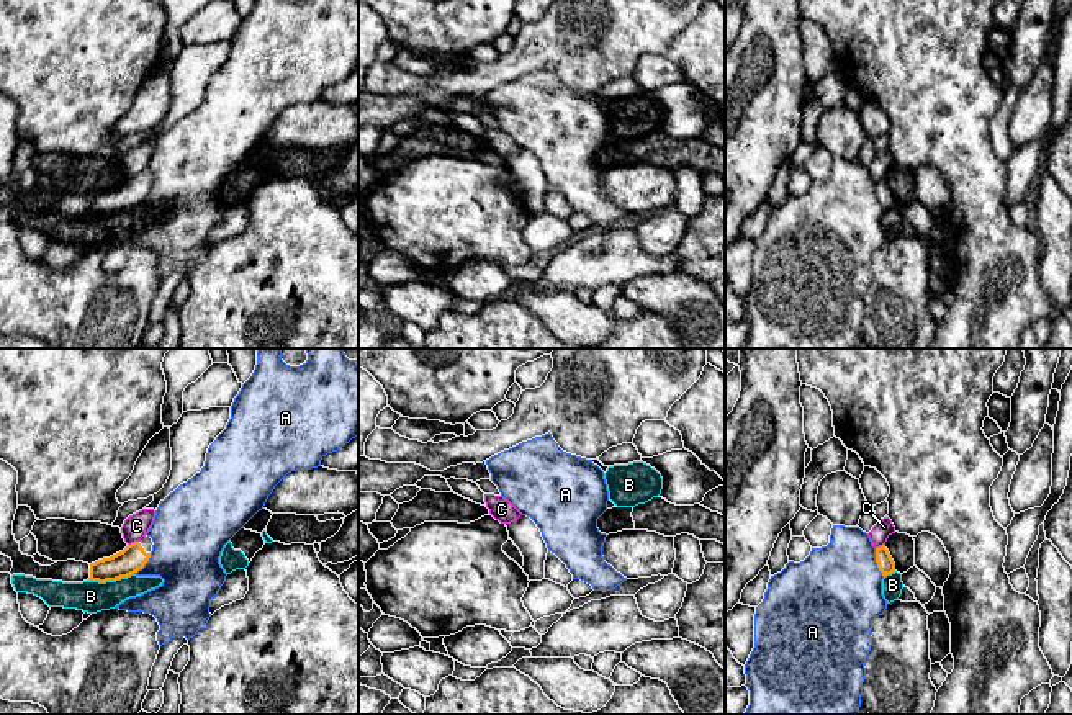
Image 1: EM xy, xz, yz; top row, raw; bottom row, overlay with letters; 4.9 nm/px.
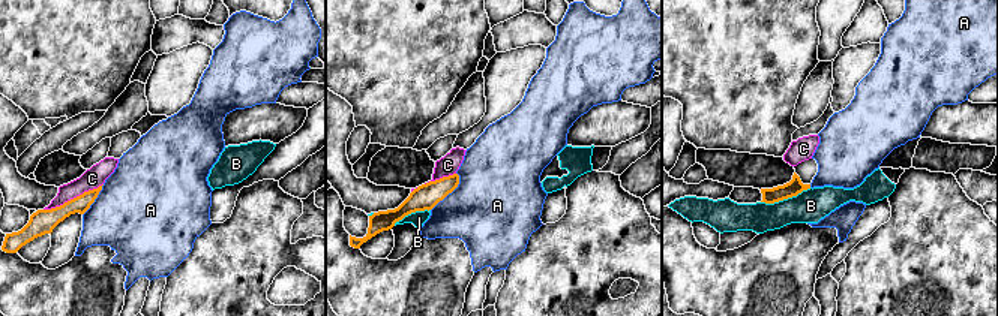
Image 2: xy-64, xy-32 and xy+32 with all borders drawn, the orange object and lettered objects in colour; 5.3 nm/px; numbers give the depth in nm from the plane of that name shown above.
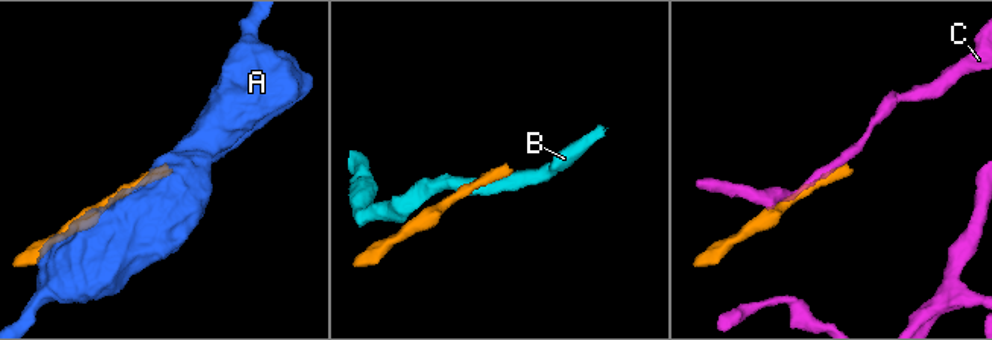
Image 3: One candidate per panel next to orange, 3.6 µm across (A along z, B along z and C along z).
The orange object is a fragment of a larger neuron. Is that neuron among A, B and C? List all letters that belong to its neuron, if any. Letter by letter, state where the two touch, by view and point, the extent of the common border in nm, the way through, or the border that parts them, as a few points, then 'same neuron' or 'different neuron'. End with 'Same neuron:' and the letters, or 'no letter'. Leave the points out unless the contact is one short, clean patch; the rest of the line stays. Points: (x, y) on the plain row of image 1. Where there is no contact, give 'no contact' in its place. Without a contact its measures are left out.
A: contact yz (876, 195); length 150 nm; different neuron
B: contact xy (110, 213); length 240 nm; different neuron
C: contact xy (135, 175); length 60 nm; different neuron
Same neuron: no letter

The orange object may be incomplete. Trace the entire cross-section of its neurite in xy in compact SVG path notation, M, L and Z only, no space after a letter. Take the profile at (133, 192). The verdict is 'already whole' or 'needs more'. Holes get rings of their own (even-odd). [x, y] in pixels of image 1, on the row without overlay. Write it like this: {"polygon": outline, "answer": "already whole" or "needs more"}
{"polygon": "M146 169L139 175L128 178L123 185L92 196L87 214L106 216L137 206L149 195L152 178L152 172Z", "answer": "needs more"}

